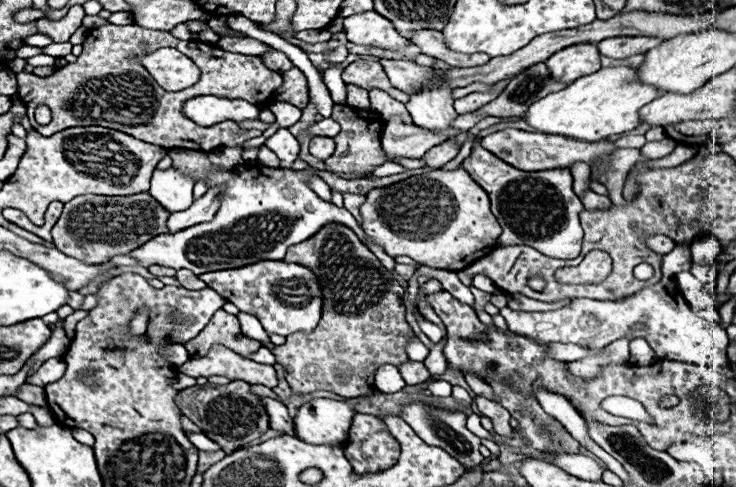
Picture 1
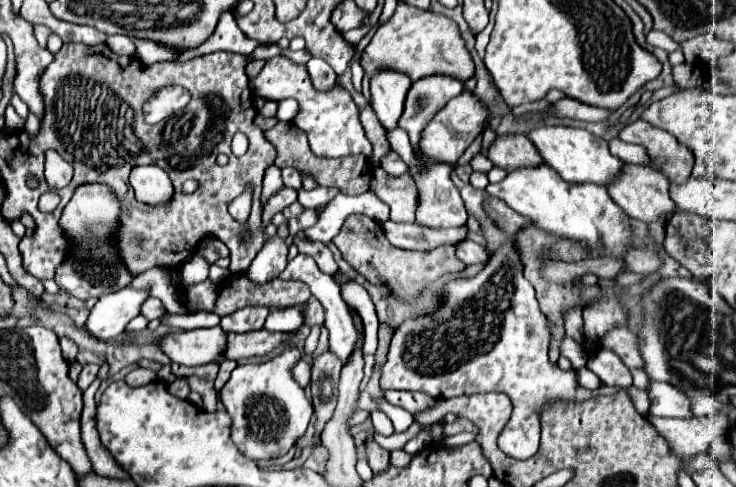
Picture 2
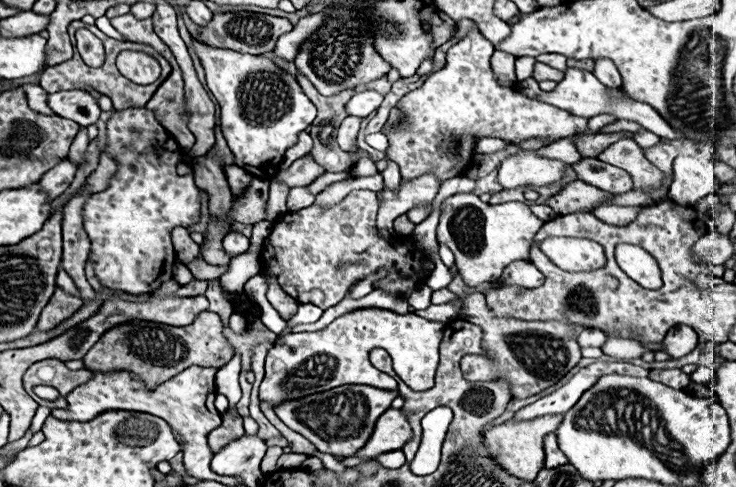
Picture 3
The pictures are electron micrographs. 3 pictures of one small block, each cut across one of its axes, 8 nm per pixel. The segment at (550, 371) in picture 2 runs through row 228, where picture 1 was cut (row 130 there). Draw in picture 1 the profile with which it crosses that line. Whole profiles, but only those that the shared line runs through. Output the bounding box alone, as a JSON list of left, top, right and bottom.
[482,128,616,172]

